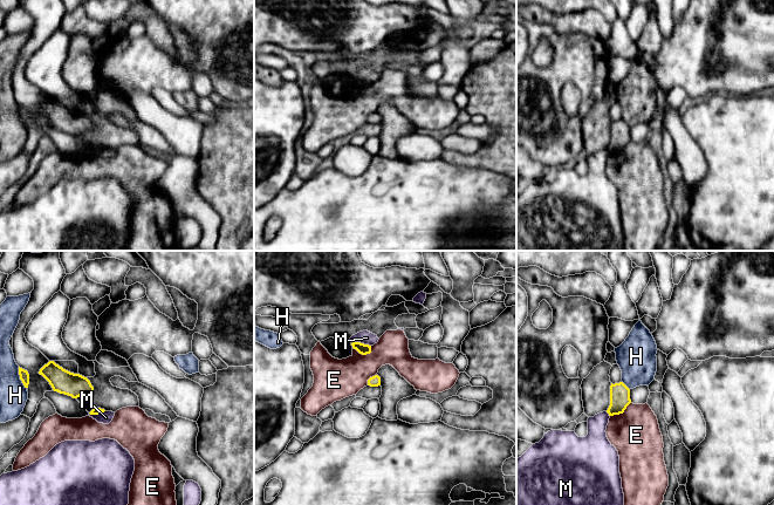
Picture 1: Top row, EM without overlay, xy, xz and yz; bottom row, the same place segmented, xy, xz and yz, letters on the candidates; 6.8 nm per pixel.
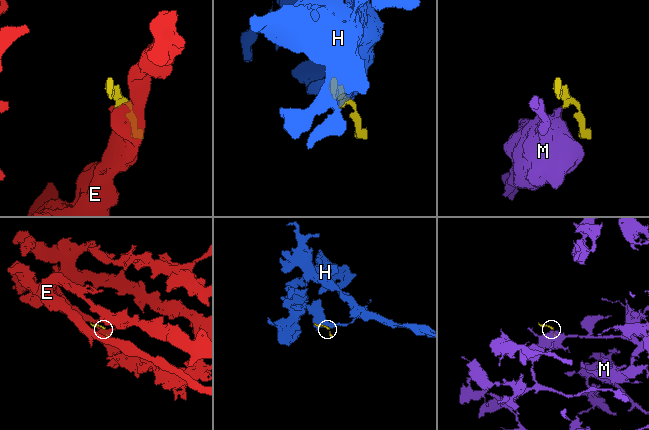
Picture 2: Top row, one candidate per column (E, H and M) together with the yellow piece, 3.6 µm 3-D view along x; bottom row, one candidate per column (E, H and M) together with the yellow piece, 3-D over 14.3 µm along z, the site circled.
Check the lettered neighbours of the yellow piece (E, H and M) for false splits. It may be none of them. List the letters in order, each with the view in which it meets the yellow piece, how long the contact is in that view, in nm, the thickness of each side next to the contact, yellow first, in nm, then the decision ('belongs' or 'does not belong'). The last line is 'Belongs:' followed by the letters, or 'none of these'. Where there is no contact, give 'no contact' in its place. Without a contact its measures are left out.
E: xz | 140 nm | 70/280 nm | does not belong
H: xy | 160 nm | 70/190 nm | does not belong
M: xz | 140 nm | 70/90 nm | does not belong
Belongs: none of these

